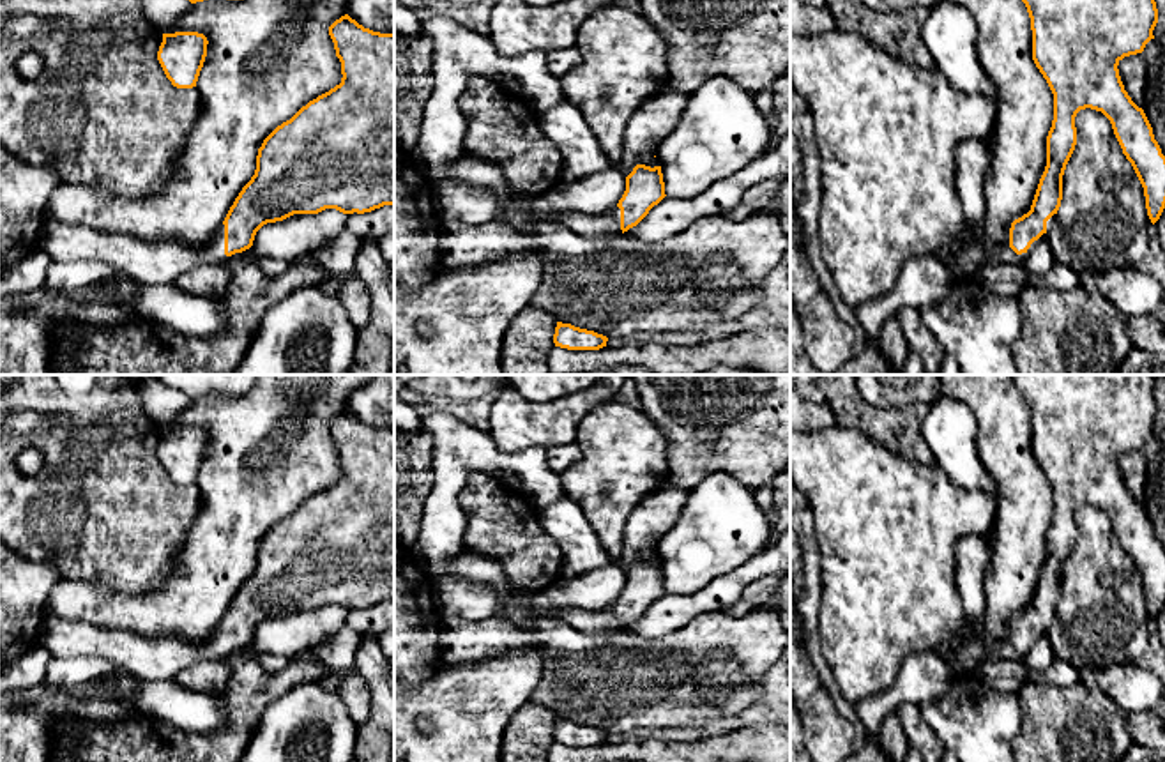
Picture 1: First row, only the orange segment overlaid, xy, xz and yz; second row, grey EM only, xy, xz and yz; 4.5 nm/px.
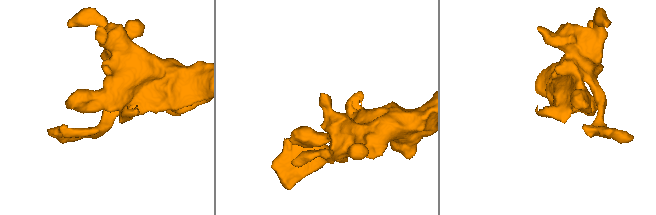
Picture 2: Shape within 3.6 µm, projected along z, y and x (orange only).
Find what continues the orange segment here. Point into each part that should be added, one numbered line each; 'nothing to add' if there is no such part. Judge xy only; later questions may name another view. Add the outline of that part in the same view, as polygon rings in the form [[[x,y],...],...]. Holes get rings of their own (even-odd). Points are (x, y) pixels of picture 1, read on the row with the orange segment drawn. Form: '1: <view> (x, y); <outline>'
1: xy (151, 262); [[[46,217],[41,249],[55,262],[101,262],[118,269],[126,278],[143,285],[173,283],[202,263],[226,263],[225,225],[210,246],[194,251],[180,240],[140,240],[131,235],[103,233],[80,225],[64,225]]]

